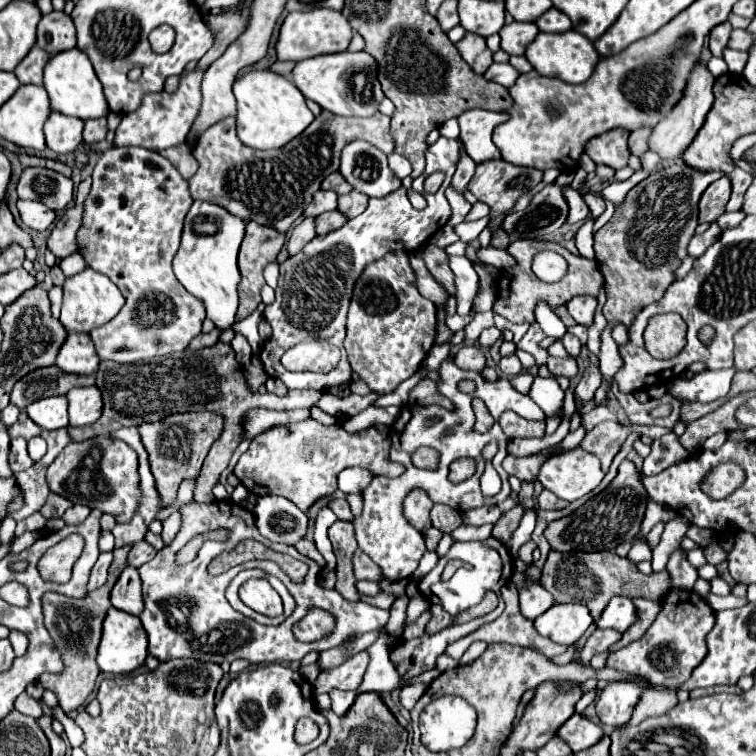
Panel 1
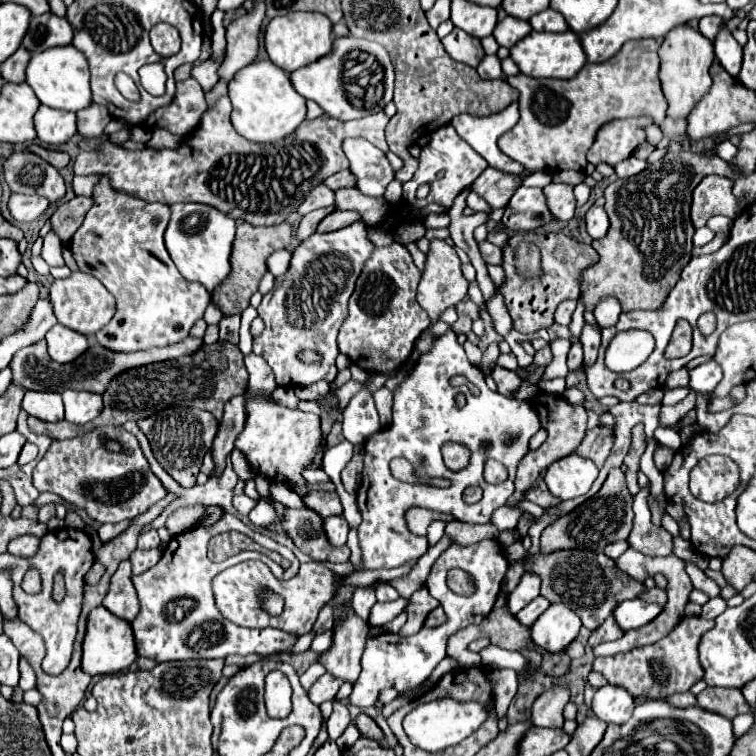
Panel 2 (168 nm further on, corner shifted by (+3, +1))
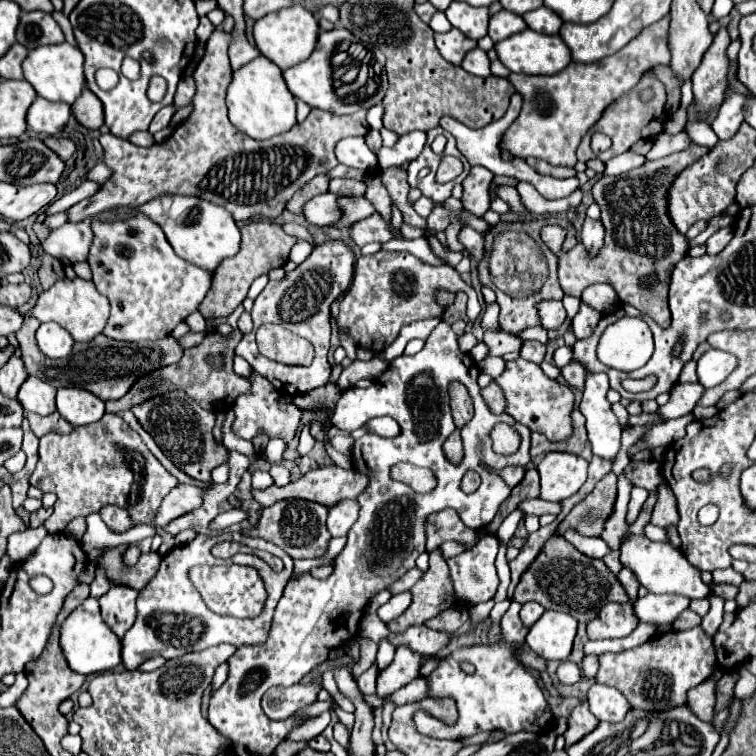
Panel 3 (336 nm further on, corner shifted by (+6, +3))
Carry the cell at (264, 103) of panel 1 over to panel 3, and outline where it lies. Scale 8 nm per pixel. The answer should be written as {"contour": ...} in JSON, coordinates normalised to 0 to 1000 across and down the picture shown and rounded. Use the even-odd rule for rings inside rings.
{"contour":[[[349,74],[331,79],[307,98],[299,138],[304,161],[336,185],[352,185],[376,177],[392,164],[392,132],[378,116],[373,93]]]}

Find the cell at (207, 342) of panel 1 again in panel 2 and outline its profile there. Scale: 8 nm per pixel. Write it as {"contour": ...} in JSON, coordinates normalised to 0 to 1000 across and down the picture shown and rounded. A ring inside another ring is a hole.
{"contour":[[[250,444],[250,447],[245,447],[245,450],[239,450],[239,452],[229,455],[229,458],[202,460],[202,463],[192,463],[192,466],[155,468],[155,466],[147,466],[147,463],[142,463],[142,460],[136,460],[136,458],[131,458],[128,452],[120,450],[120,460],[102,474],[102,487],[99,487],[99,479],[75,481],[73,476],[67,476],[65,468],[62,468],[60,450],[52,450],[49,455],[36,458],[33,463],[25,463],[17,471],[17,479],[12,484],[17,489],[17,508],[28,511],[33,516],[62,516],[62,519],[78,519],[78,521],[86,519],[86,516],[115,516],[115,519],[136,521],[144,503],[152,495],[163,492],[163,489],[189,484],[189,481],[197,481],[197,479],[213,479],[213,476],[226,476],[226,474],[237,474],[237,471],[245,471],[245,468],[255,468],[266,458],[269,458],[266,447]]]}

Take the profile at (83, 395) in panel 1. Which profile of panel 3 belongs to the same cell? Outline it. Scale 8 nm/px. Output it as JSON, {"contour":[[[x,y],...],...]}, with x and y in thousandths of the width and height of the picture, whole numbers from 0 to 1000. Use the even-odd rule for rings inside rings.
{"contour":[[[79,513],[74,521],[74,542],[95,563],[111,563],[132,556],[138,532],[108,513]]]}

